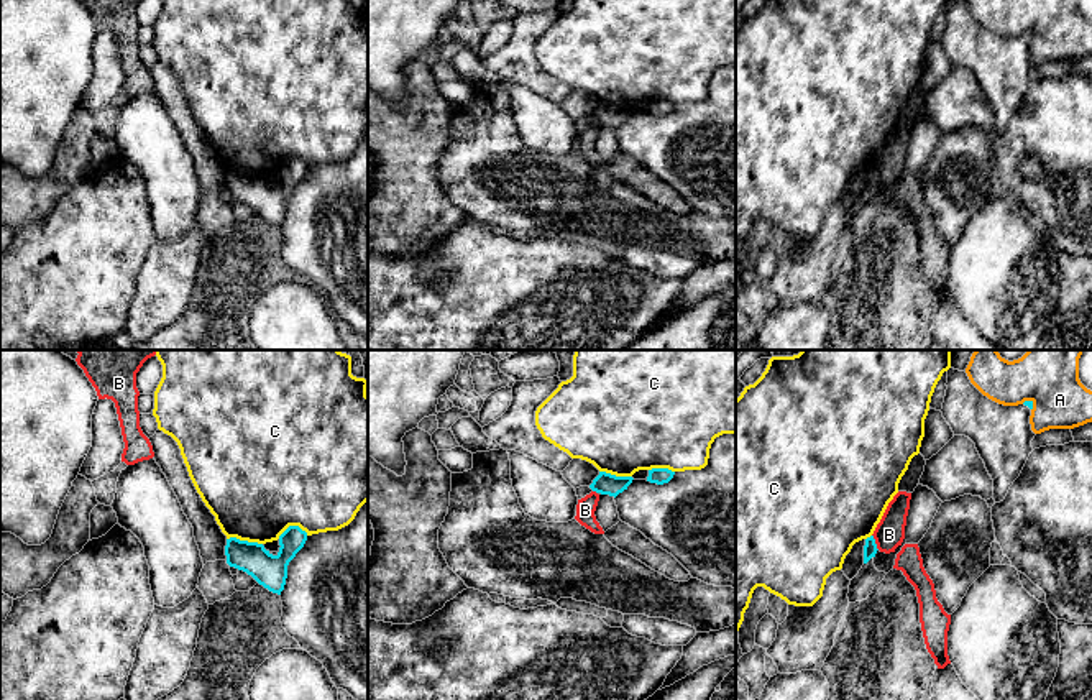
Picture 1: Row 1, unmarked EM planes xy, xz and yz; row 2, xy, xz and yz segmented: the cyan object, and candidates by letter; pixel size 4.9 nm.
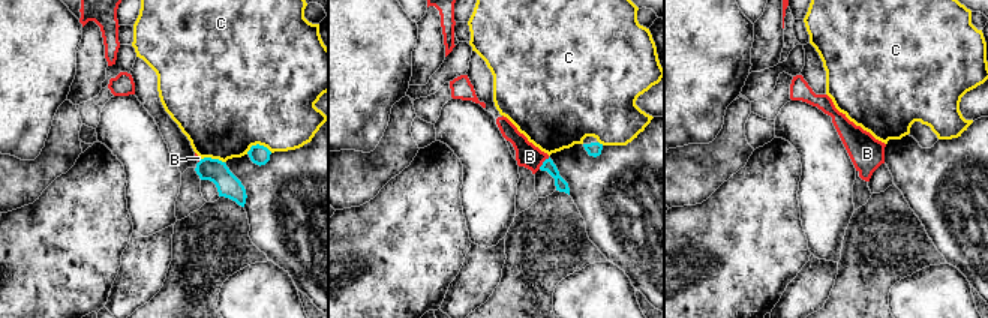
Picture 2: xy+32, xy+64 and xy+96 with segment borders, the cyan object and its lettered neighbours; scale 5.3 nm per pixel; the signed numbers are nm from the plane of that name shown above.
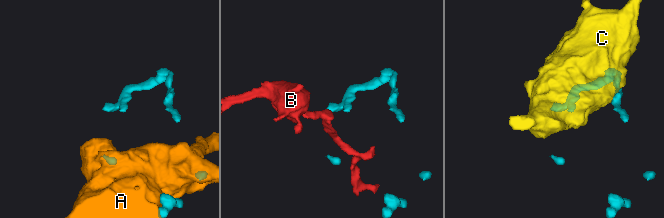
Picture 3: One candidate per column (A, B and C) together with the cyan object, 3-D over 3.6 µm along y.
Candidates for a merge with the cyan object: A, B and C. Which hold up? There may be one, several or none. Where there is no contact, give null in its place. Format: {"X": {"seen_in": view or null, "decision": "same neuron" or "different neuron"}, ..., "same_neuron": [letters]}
{"A": {"seen_in": "yz", "decision": "different neuron"}, "B": {"seen_in": "yz", "decision": "different neuron"}, "C": {"seen_in": "xy", "decision": "different neuron"}, "same_neuron": []}

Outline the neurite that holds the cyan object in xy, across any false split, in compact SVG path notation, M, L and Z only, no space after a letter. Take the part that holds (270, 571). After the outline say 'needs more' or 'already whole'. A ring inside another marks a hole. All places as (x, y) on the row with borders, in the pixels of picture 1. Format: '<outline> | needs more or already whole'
M289 526L279 536L279 552L273 555L263 544L227 539L227 564L251 575L259 585L281 595L287 578L287 565L304 547L307 532L299 526Z | already whole

